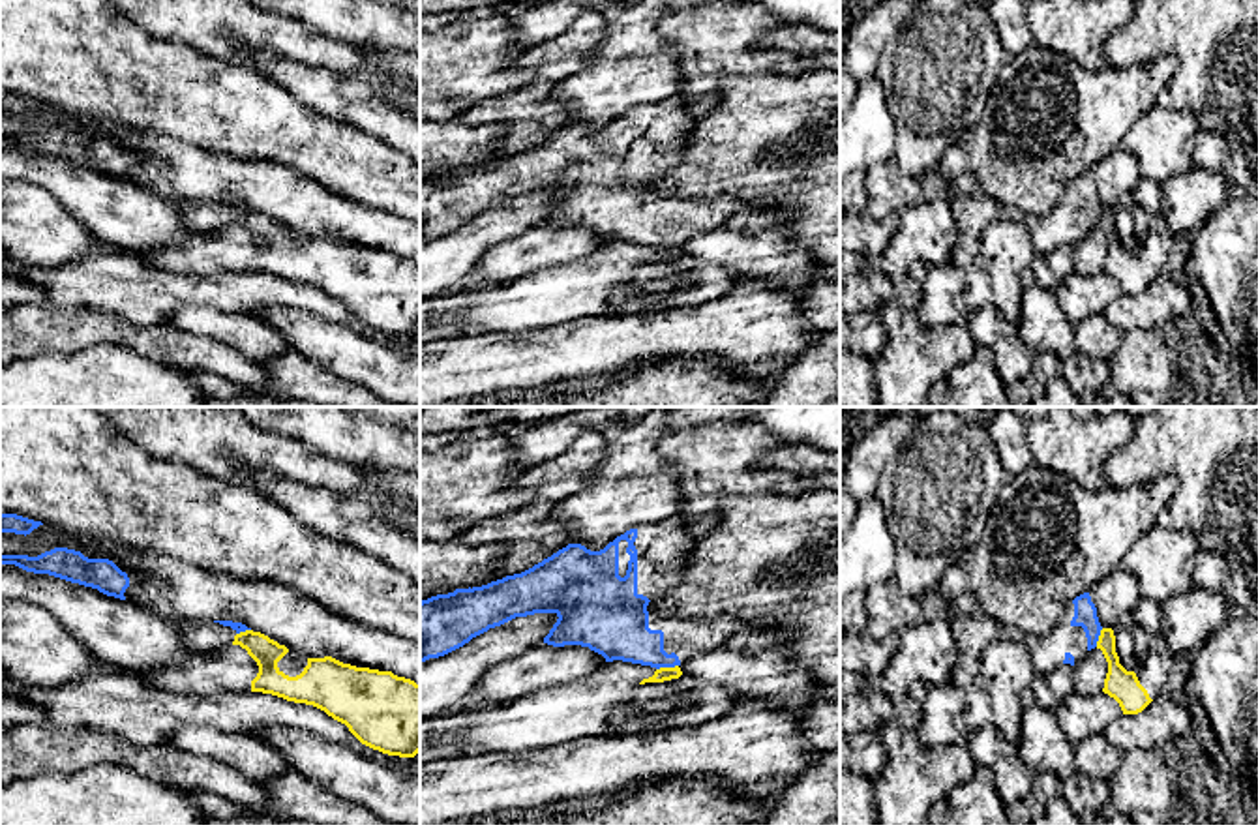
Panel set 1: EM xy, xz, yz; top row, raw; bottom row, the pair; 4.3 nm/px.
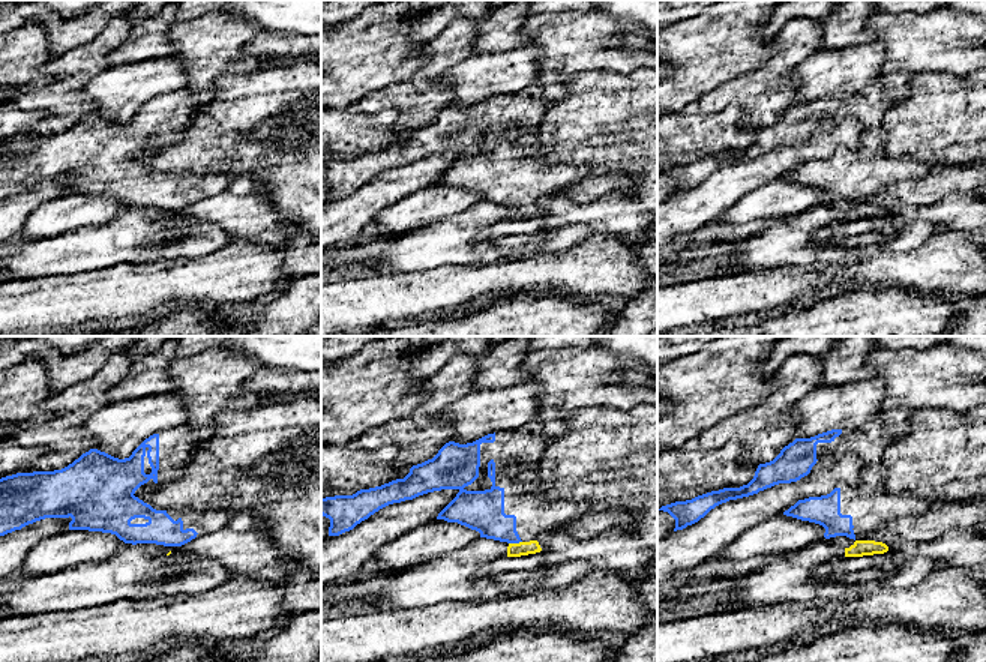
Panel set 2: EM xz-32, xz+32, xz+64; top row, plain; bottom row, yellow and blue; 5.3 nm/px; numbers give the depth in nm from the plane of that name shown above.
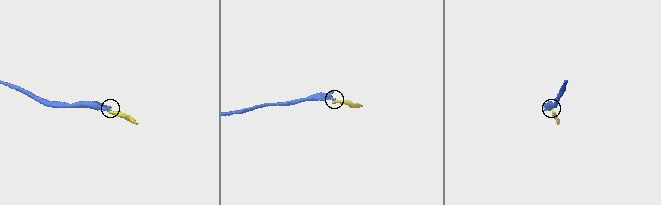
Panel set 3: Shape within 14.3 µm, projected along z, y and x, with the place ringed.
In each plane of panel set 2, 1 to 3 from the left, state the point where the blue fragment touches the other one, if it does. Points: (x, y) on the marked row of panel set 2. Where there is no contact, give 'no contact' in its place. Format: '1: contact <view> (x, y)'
1: no contact
2: contact xz+32 (515, 544)
3: no contact

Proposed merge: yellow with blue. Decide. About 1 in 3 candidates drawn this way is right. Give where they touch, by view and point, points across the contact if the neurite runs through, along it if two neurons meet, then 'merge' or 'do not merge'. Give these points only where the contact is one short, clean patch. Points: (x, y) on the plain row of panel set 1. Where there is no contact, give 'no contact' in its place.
meets yellow in xz at (666, 248); border along xz (677, 244), (657, 250); do not merge

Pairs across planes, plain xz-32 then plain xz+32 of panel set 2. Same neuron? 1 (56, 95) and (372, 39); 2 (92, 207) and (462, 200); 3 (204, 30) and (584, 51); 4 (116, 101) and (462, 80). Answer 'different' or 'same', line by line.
1: different
2: same
3: same
4: same

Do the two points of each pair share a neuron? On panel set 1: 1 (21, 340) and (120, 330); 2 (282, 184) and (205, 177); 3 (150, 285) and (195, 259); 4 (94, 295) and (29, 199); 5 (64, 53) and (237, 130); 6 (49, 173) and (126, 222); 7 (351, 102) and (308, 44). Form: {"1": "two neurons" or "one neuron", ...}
{"1": "one neuron", "2": "one neuron", "3": "two neurons", "4": "two neurons", "5": "one neuron", "6": "one neuron", "7": "two neurons"}

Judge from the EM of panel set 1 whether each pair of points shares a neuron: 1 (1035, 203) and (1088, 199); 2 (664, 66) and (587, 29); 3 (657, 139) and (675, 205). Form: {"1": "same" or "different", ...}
{"1": "different", "2": "different", "3": "same"}

